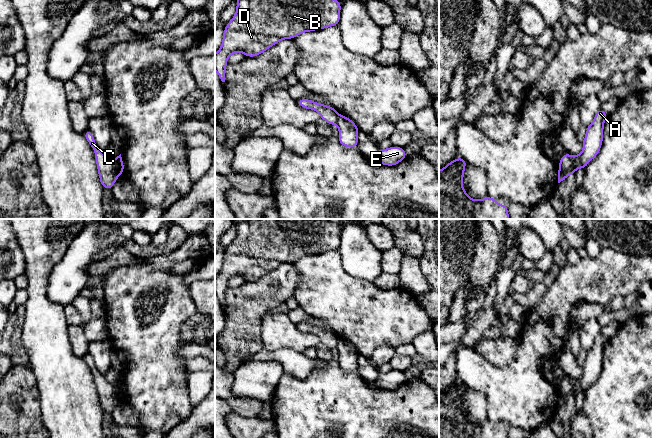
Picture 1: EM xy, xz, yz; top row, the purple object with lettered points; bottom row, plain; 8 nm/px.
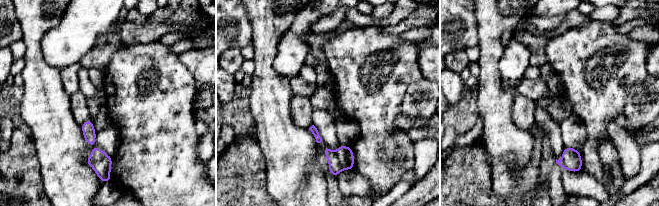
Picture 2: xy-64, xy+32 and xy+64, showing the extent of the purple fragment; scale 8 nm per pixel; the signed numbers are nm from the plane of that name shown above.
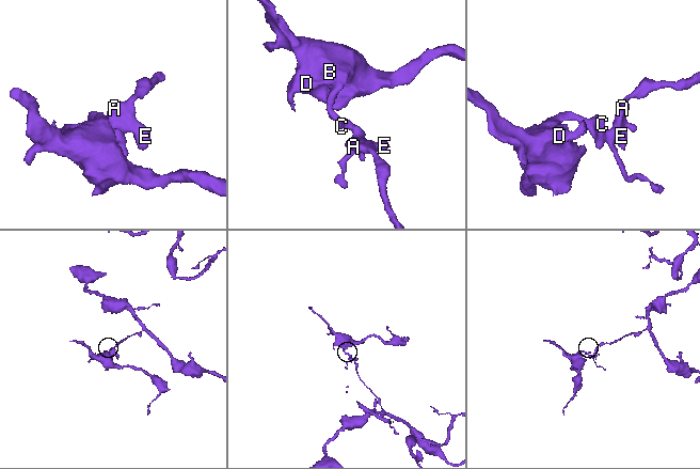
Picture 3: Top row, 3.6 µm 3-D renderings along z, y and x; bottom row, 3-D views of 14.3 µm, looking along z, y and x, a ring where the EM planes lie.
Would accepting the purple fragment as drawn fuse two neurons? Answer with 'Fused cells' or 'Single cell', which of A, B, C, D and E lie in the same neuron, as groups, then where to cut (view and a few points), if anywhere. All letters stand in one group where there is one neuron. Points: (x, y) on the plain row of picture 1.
Fused cells. Groups: A E / B C D. Split along xy (111, 384), (119, 398)

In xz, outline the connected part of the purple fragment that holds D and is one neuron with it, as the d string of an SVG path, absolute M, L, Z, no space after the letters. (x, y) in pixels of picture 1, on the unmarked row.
M237 219L236 229L236 237L224 251L222 269L215 277L215 295L222 306L230 279L241 276L246 281L256 281L280 264L338 250L342 227L326 219Z

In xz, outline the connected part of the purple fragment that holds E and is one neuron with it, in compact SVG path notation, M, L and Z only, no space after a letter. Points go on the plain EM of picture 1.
M392 369L387 373L379 373L375 385L377 388L395 390L407 381L404 372Z

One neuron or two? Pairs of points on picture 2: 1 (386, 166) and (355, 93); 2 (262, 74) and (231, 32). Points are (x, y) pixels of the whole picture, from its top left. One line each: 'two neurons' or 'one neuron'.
1: one neuron
2: two neurons

